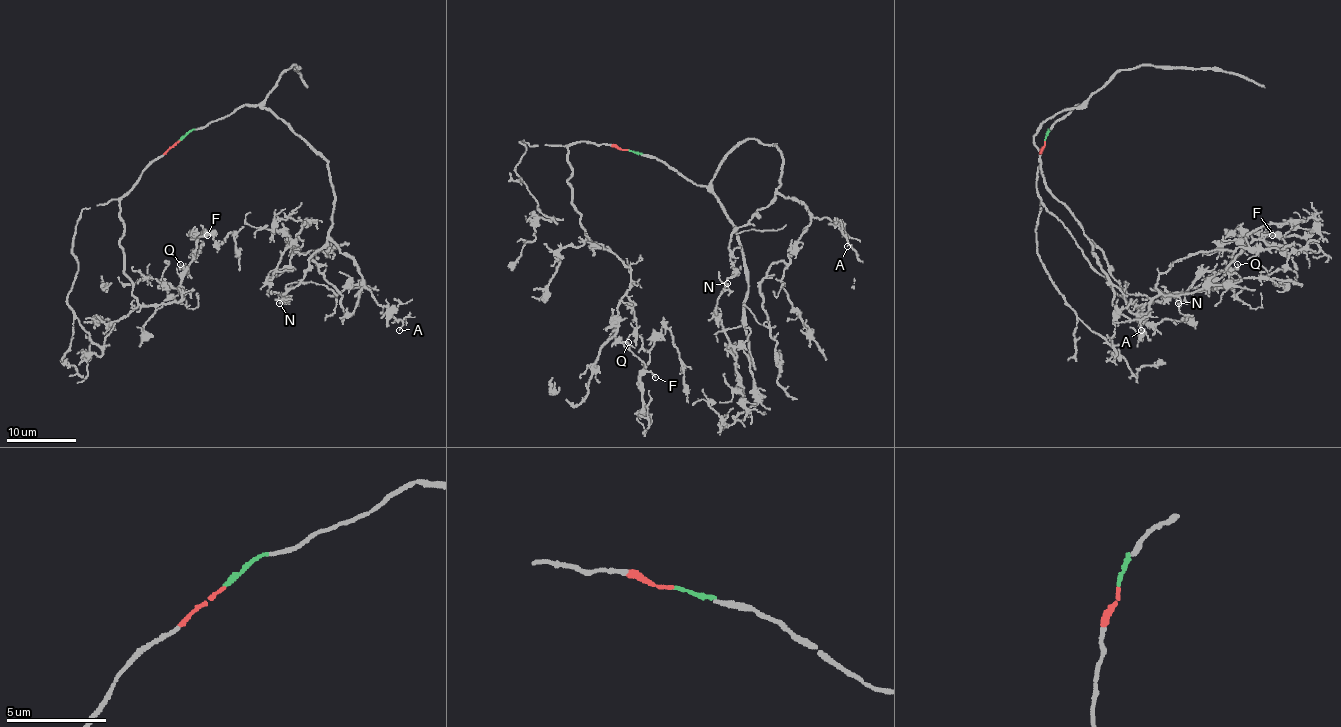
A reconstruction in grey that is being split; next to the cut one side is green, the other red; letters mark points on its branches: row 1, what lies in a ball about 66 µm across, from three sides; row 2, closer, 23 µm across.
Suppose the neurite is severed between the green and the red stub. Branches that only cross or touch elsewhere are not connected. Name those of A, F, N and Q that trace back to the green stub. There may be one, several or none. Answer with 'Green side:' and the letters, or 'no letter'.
Green side: A, N

